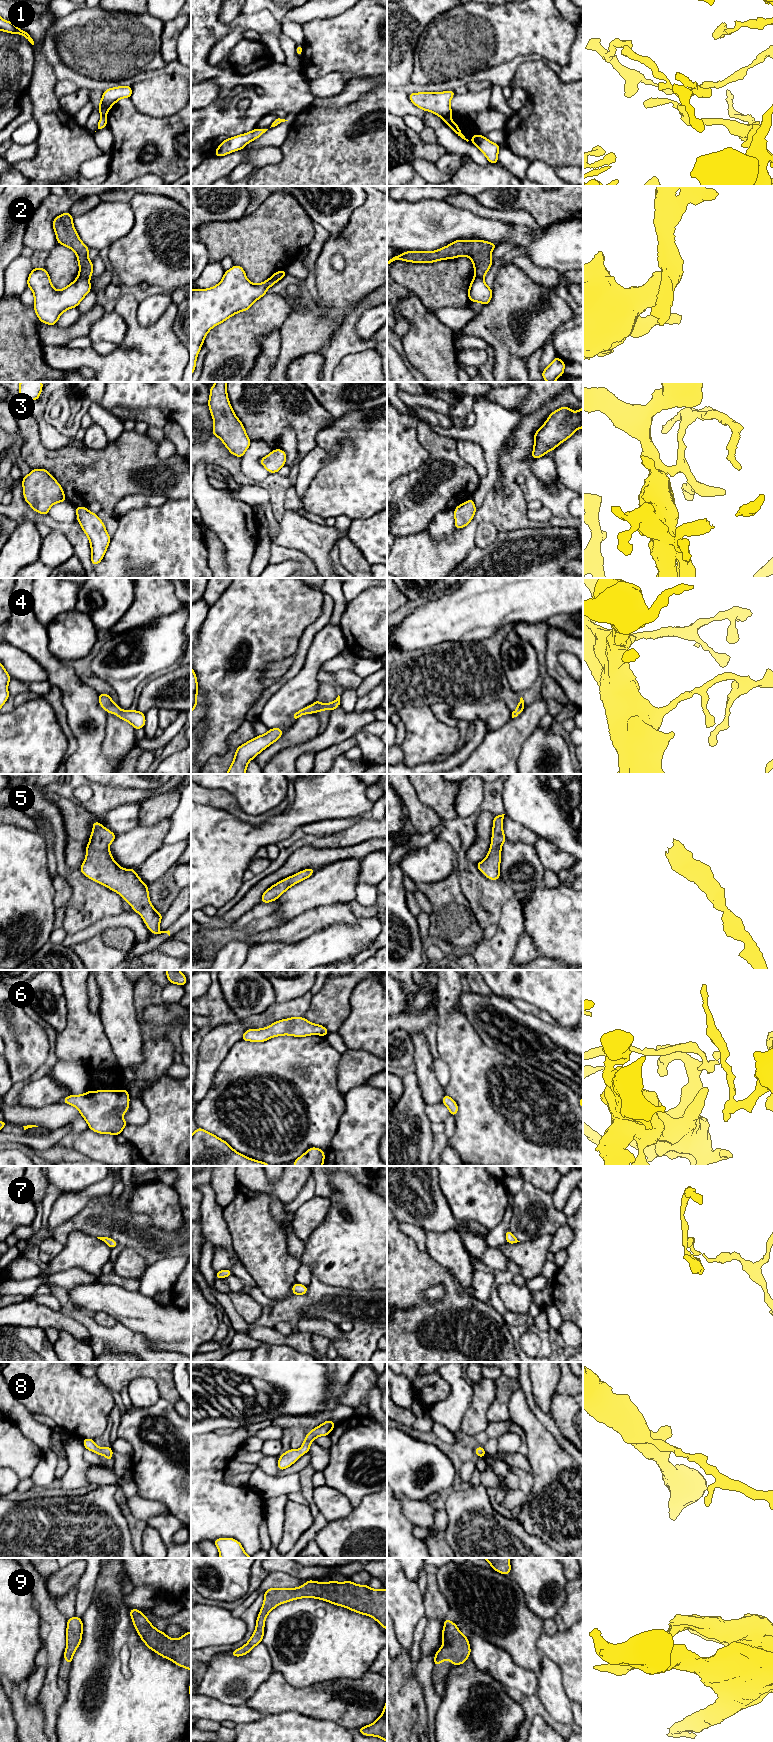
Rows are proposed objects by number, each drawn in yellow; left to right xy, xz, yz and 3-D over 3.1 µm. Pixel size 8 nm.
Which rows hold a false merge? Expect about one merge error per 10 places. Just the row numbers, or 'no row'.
2

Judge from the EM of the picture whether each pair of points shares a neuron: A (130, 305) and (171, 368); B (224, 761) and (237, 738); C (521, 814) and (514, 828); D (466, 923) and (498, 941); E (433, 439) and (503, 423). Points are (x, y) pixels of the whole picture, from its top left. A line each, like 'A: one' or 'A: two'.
A: one
B: one
C: two
D: two
E: two

